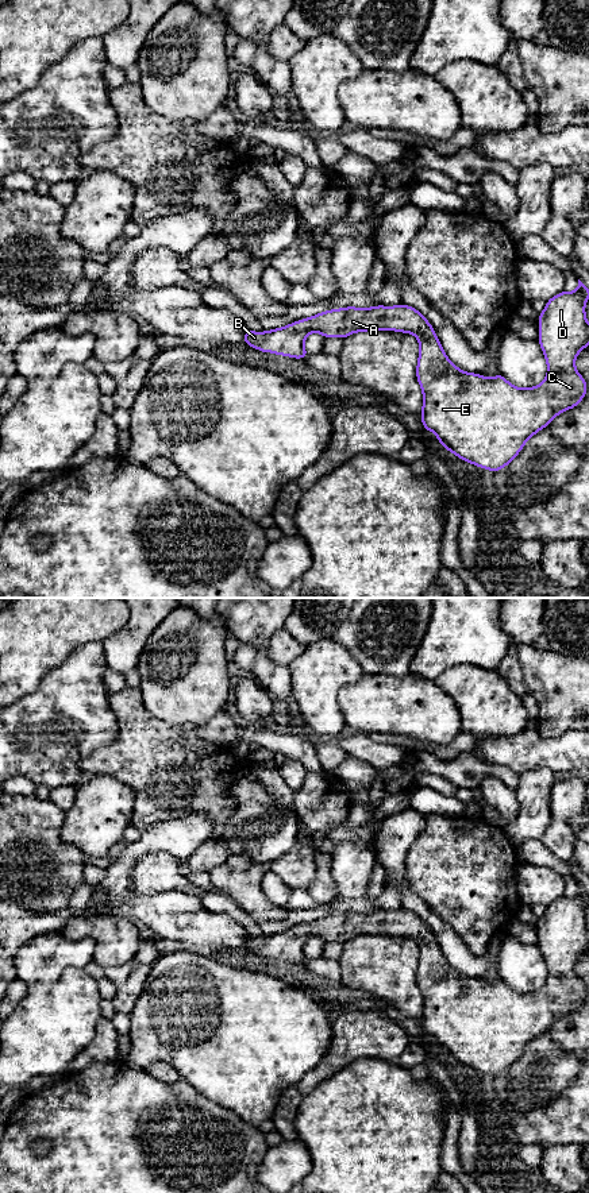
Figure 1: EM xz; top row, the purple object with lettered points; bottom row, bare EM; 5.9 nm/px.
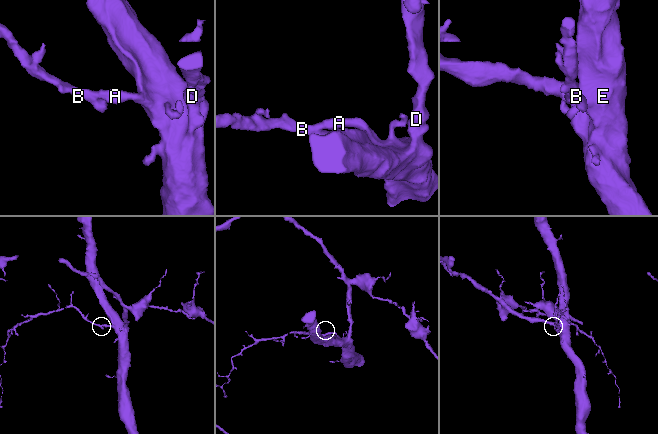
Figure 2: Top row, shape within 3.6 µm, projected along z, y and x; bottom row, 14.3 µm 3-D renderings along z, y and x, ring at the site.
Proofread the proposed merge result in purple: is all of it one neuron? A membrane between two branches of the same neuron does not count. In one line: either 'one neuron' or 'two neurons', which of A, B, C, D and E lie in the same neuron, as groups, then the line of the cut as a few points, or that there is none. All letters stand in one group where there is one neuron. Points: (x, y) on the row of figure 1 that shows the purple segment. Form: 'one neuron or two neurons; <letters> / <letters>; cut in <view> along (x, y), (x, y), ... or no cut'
one neuron; A B C D E; no cut

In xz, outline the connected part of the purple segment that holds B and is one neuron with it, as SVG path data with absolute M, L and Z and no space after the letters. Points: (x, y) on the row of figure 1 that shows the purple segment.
M578 279L575 292L566 292L550 298L539 314L539 344L547 360L547 377L535 387L519 389L501 374L484 378L459 370L444 354L432 325L415 308L408 305L355 306L331 309L282 328L262 333L246 329L243 343L262 352L273 352L296 359L307 358L304 340L311 332L324 337L349 337L354 332L397 331L412 333L420 344L416 375L423 390L423 428L436 435L443 448L477 467L496 472L508 466L521 451L526 441L546 428L559 413L575 408L586 394L588 385L575 370L577 355L589 345L589 323L585 302L589 289Z

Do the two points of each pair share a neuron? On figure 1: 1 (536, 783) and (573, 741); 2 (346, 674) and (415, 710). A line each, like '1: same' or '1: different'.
1: different
2: different

